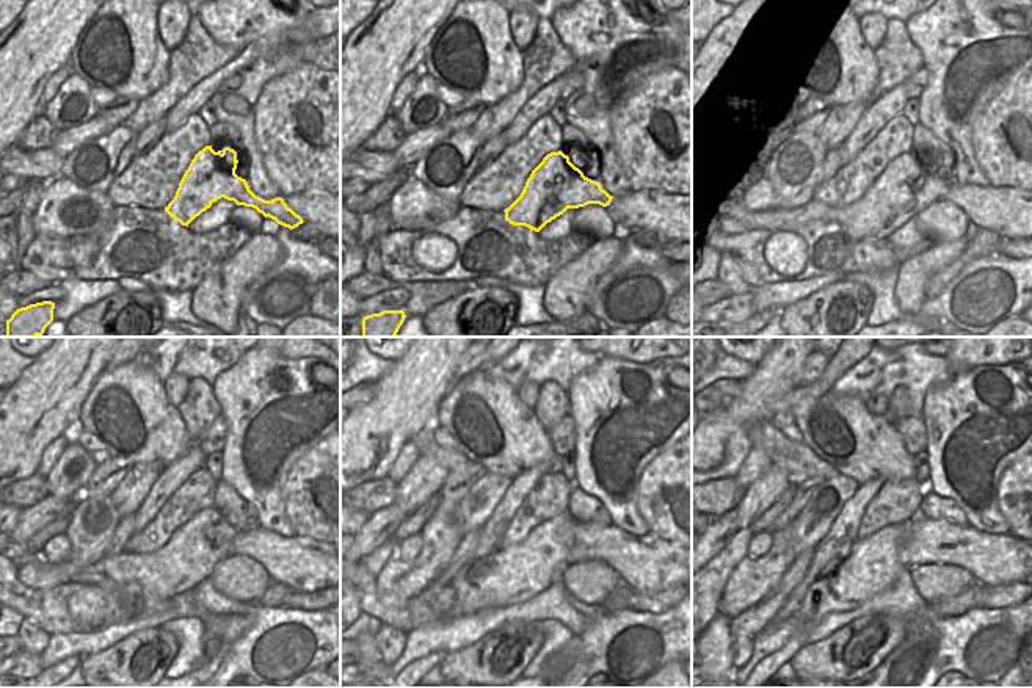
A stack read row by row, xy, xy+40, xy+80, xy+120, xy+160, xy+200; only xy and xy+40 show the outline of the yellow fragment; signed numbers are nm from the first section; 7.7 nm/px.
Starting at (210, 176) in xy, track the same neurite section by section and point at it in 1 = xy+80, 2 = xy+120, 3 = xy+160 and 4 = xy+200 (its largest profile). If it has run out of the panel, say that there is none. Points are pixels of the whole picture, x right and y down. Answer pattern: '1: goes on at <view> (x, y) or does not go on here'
1: goes on at xy+80 (905, 187)
2: goes on at xy+120 (193, 550)
3: goes on at xy+160 (515, 574)
4: goes on at xy+200 (874, 564)

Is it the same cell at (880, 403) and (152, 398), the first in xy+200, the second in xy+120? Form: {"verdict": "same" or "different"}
{"verdict": "different"}

